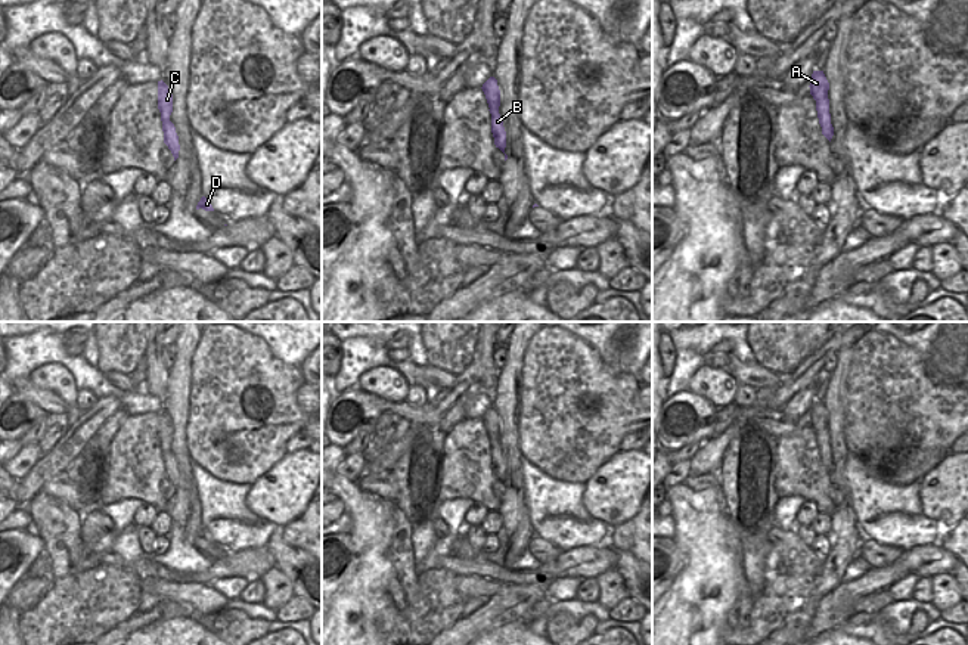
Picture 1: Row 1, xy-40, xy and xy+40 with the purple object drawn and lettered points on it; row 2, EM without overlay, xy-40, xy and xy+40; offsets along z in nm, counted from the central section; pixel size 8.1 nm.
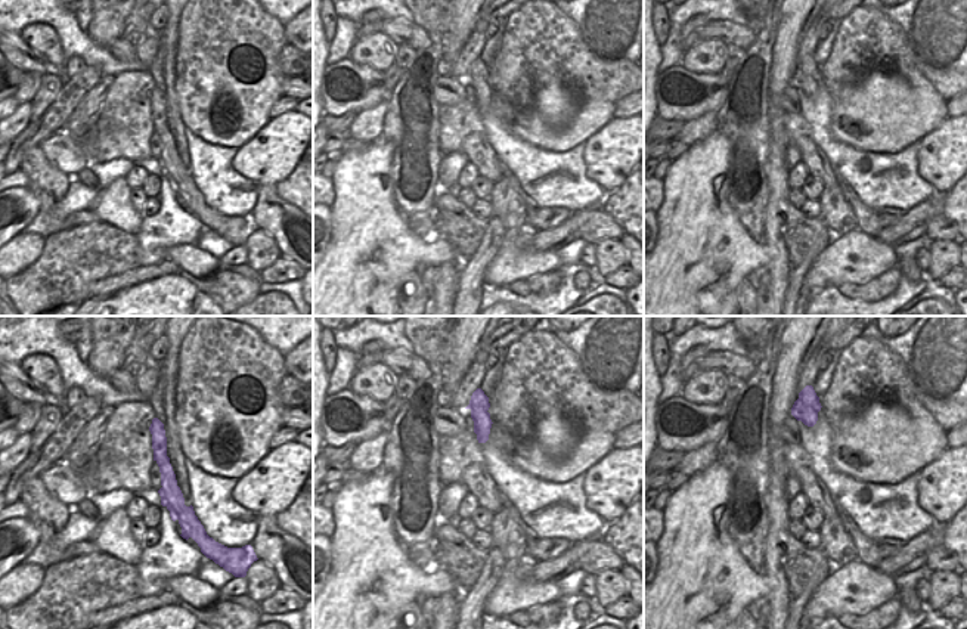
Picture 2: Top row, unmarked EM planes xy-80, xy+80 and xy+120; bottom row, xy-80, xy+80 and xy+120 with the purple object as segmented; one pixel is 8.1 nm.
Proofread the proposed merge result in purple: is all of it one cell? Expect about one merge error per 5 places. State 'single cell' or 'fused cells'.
fused cells

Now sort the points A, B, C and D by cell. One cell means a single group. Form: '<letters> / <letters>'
A C / B D

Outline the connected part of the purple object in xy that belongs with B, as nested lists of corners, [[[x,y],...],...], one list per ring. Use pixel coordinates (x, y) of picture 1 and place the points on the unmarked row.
[[[490,438],[488,441],[491,444],[491,463],[494,468],[494,475],[505,484],[506,462],[505,462],[503,452],[499,444],[499,438]]]

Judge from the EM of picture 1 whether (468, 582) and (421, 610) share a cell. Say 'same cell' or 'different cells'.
different cells

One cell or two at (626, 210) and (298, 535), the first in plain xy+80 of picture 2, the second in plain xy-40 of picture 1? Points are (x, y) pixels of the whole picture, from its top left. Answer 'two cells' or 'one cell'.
one cell

